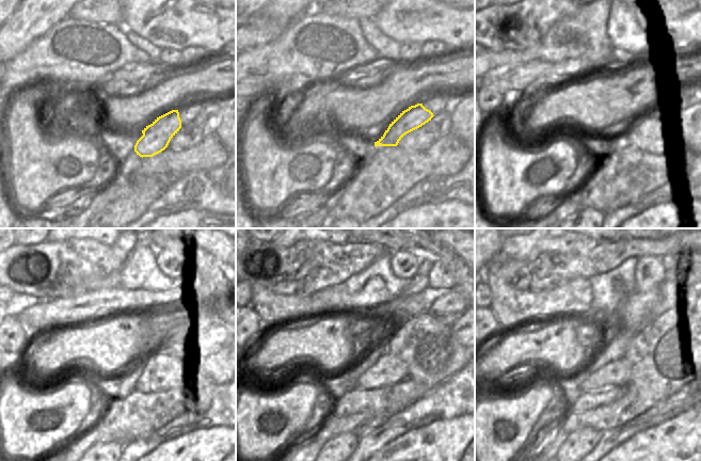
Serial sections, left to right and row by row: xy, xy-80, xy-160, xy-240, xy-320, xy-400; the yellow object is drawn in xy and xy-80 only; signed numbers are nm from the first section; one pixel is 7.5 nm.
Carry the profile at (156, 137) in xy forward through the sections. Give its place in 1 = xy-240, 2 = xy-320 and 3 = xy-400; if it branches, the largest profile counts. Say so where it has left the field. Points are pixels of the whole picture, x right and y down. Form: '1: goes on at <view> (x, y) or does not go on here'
1: goes on at xy-240 (213, 335)
2: goes on at xy-320 (452, 328)
3: goes on at xy-400 (691, 317)

